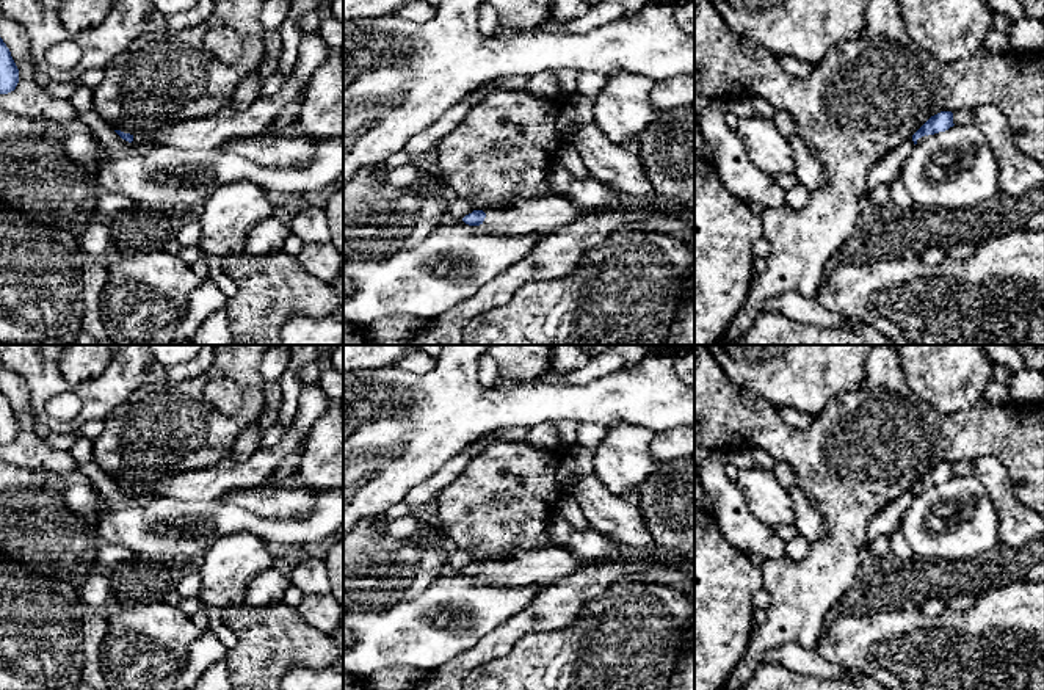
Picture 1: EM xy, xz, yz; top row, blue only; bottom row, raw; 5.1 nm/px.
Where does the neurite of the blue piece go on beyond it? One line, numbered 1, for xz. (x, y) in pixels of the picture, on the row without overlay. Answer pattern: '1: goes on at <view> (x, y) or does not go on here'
1: goes on at xz (550, 563)

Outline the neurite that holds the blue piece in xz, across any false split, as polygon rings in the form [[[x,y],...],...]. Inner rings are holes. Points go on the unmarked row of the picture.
[[[546,547],[517,552],[513,560],[473,561],[462,572],[469,577],[486,577],[505,580],[513,585],[530,583],[536,580],[558,580],[575,569],[594,563],[585,560],[567,549]]]

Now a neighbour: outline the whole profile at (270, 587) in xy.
[[[274,568],[263,571],[248,588],[243,605],[268,607],[284,602],[290,579],[279,574]]]

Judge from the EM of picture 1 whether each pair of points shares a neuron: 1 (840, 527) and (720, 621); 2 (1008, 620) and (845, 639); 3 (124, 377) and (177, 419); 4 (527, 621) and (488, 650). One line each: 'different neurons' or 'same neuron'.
1: different neurons
2: same neuron
3: different neurons
4: same neuron

